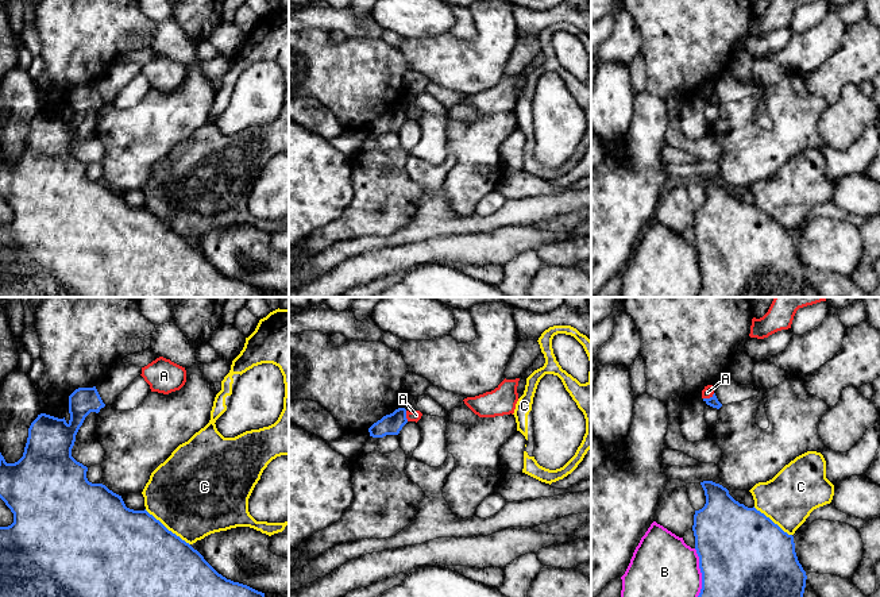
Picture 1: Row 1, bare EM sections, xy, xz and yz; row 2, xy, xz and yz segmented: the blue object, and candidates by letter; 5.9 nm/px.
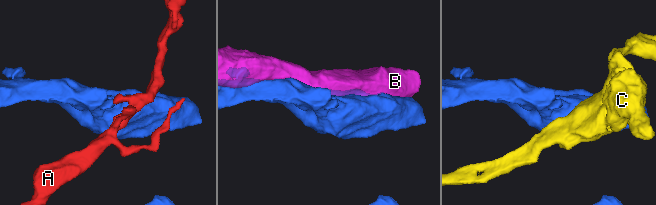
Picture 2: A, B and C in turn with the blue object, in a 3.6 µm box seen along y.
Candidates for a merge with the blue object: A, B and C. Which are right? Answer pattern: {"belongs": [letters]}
{"belongs": []}

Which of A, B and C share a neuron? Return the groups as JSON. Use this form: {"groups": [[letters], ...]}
{"groups": [["A"], ["B"], ["C"]]}

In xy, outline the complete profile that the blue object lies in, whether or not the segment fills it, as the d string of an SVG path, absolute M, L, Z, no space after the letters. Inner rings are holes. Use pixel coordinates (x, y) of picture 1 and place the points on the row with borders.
M96 386L78 388L69 396L70 420L58 419L46 413L38 415L28 428L28 438L23 457L15 463L7 463L0 452L0 498L13 513L13 523L0 527L0 597L265 597L247 585L233 582L219 574L204 556L189 543L169 531L159 520L144 511L126 507L121 496L113 493L103 484L92 484L86 478L88 467L72 457L76 435L90 412L99 413L103 403Z

